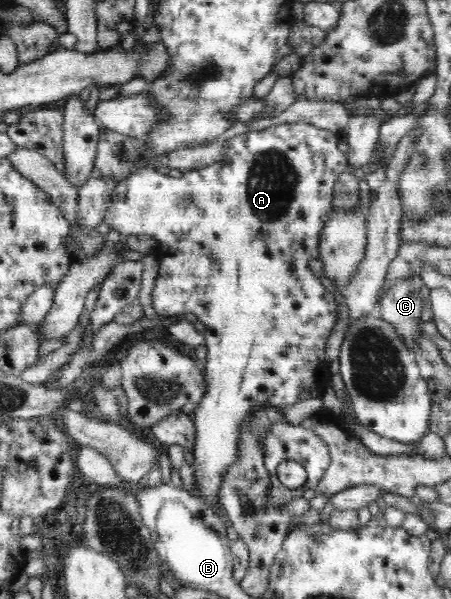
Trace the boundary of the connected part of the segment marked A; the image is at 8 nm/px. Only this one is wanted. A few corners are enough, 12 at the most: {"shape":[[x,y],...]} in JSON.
{"shape":[[286,122],[130,174],[111,229],[206,327],[196,497],[257,406],[320,398],[336,302],[309,261],[350,171]]}

